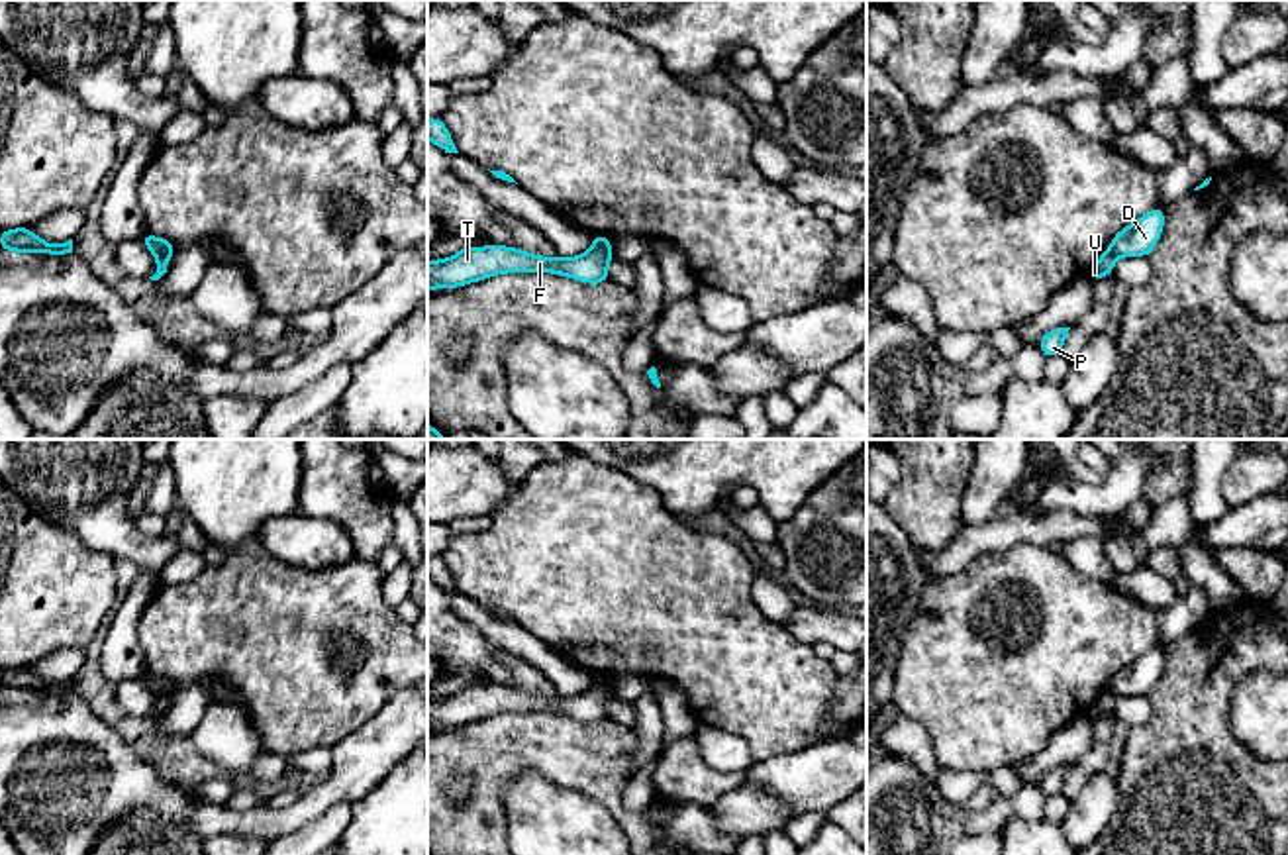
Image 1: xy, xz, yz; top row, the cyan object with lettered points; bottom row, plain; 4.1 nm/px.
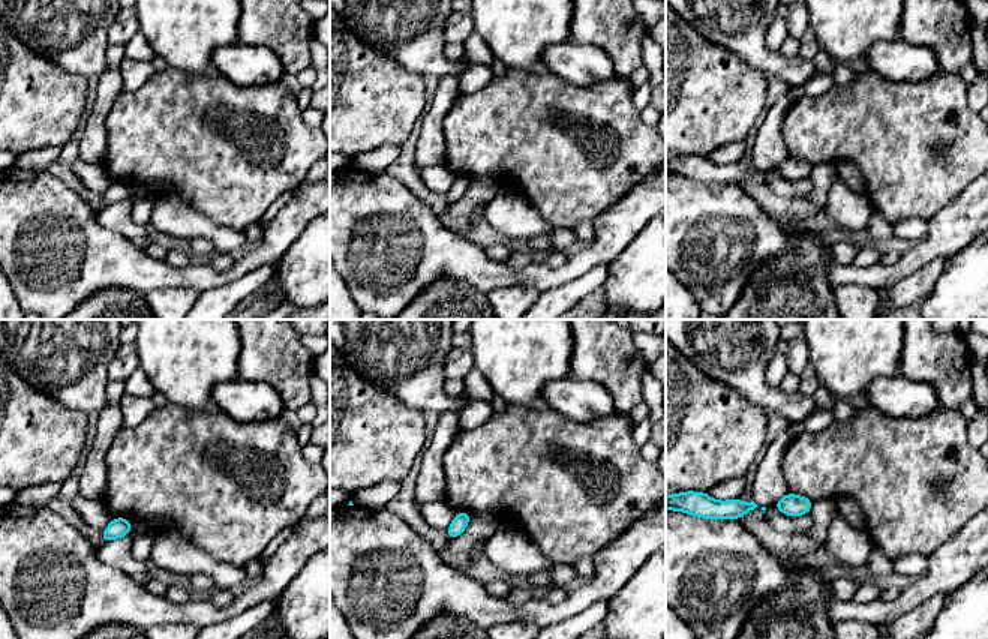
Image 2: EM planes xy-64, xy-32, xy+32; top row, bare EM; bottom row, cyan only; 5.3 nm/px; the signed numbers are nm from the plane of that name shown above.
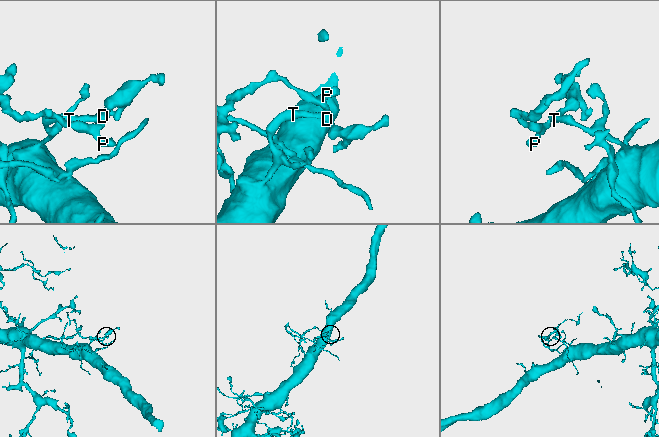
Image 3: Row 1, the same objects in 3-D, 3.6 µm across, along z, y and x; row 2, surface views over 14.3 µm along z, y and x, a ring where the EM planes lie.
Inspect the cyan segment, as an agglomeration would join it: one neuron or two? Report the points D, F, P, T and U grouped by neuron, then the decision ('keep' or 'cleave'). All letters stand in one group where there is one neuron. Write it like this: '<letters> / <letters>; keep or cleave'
D F T / P U; cleave

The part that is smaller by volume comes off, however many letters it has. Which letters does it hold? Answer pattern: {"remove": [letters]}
{"remove": ["P", "U"]}

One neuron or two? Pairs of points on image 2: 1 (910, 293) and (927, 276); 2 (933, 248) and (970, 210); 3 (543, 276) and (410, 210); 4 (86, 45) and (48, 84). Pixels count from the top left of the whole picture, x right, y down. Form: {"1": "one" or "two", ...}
{"1": "one", "2": "one", "3": "one", "4": "two"}

